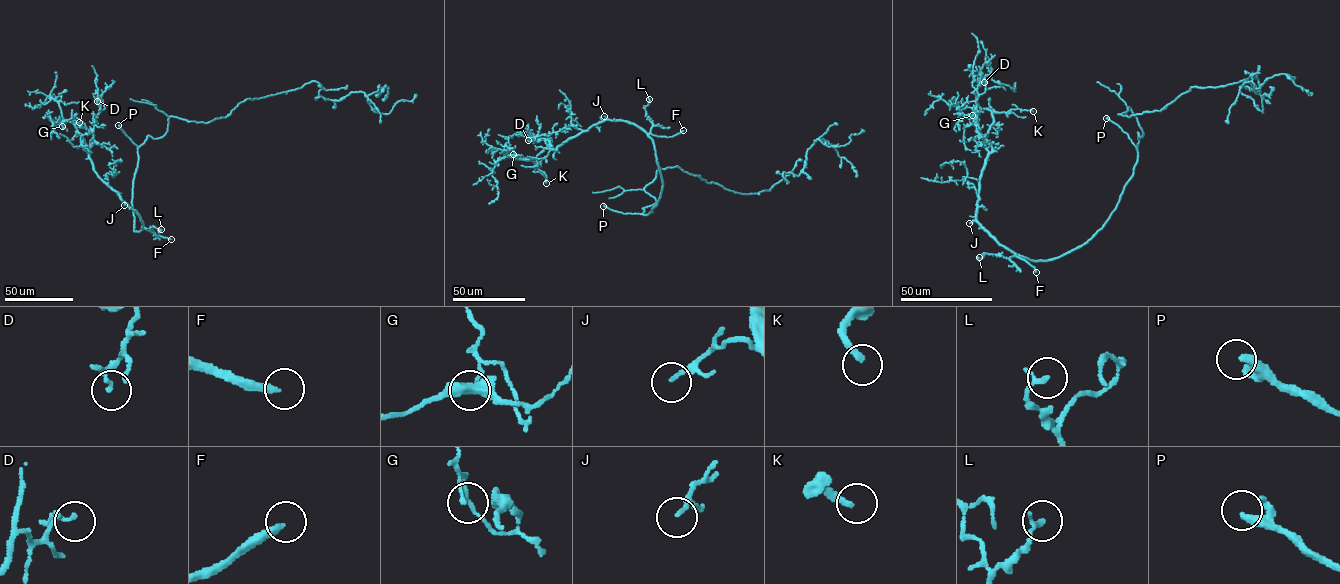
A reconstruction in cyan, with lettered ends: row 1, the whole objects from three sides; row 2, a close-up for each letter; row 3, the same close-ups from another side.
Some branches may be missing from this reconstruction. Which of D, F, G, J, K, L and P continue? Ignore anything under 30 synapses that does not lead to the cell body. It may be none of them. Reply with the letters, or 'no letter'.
F, J, P

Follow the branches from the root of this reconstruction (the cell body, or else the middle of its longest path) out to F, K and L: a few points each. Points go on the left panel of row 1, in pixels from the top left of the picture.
F: (162, 136), (148, 136), (138, 148), (131, 203), (134, 231), (140, 231), (143, 227), (171, 239)
K: (162, 136), (148, 136), (138, 148), (131, 203), (136, 231), (143, 229), (139, 217), (94, 170), (79, 122)
L: (162, 136), (148, 136), (138, 148), (131, 203), (134, 231), (143, 227), (161, 229)

